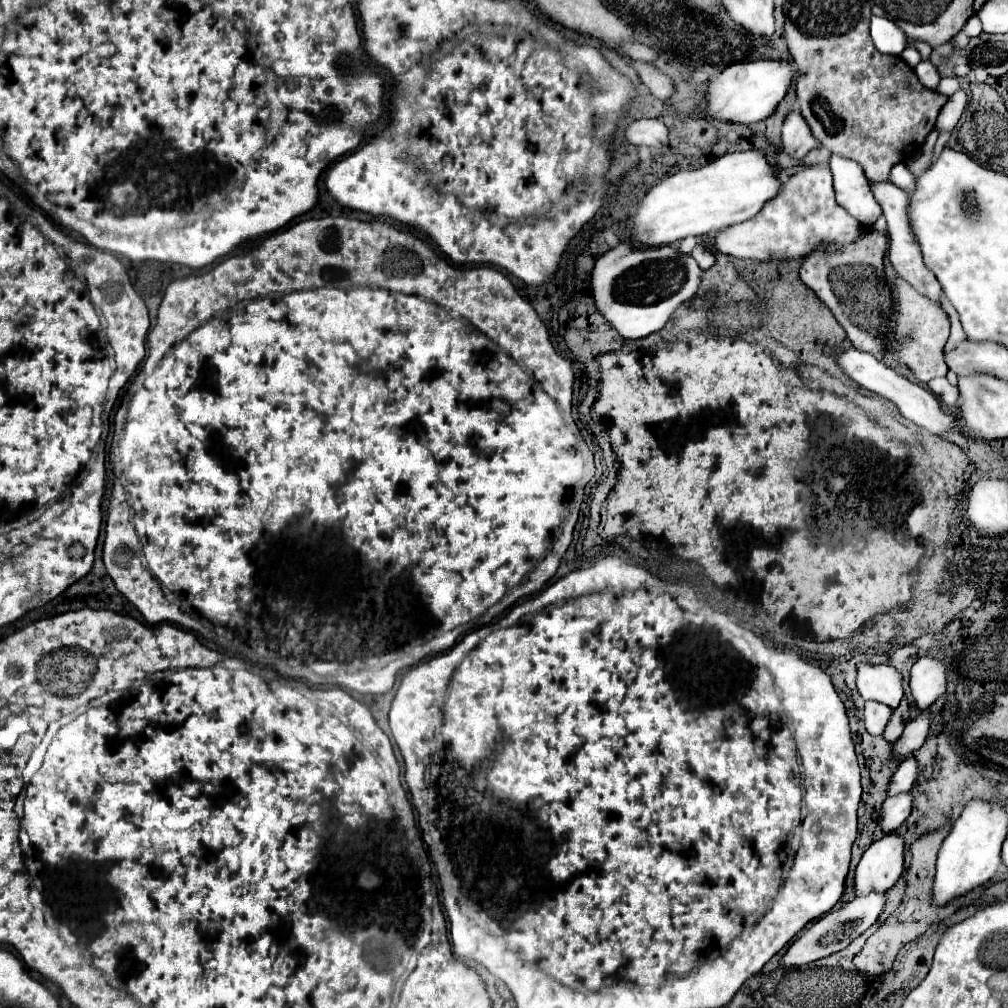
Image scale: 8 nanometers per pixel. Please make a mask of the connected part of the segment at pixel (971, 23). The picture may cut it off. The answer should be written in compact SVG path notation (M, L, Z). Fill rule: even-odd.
M974 15L970 17L960 32L962 32L962 37L965 38L963 42L967 42L967 44L972 38L977 37L982 32L978 16Z

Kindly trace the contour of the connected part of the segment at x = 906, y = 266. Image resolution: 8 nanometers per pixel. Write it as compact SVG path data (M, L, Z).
M886 182L886 184L870 184L872 186L872 194L874 198L878 200L878 204L882 206L884 210L884 218L888 220L888 236L890 236L890 246L888 246L888 258L892 262L892 266L896 268L898 276L902 276L914 290L922 292L922 296L934 300L938 306L940 306L940 296L942 296L942 288L936 280L936 276L924 266L924 260L922 260L922 252L920 252L920 246L910 230L910 220L908 220L908 194L894 186L892 182Z

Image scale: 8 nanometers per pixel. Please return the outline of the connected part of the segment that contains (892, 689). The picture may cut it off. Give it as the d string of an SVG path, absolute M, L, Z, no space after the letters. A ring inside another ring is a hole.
M860 664L856 686L864 700L882 702L890 708L898 708L904 698L902 674L890 664Z

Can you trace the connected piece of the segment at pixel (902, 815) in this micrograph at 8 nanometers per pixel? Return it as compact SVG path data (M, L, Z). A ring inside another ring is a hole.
M904 792L892 798L886 798L882 806L882 820L878 822L884 832L894 832L908 816L912 810L912 792Z

